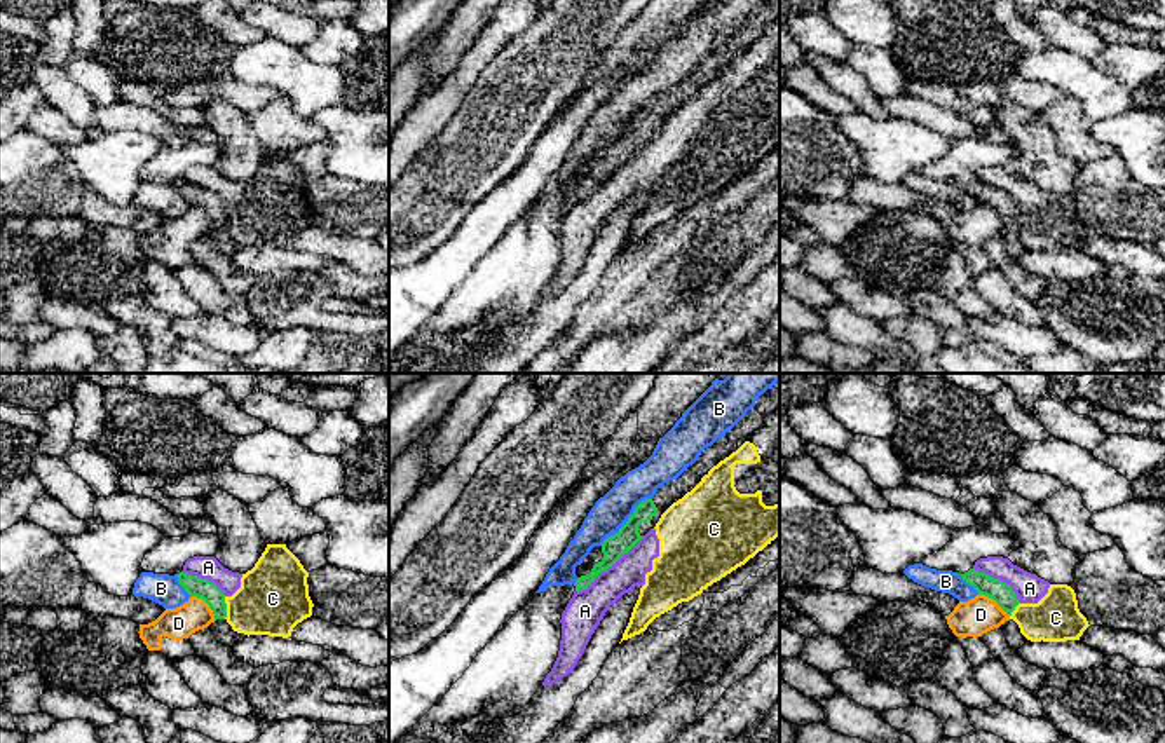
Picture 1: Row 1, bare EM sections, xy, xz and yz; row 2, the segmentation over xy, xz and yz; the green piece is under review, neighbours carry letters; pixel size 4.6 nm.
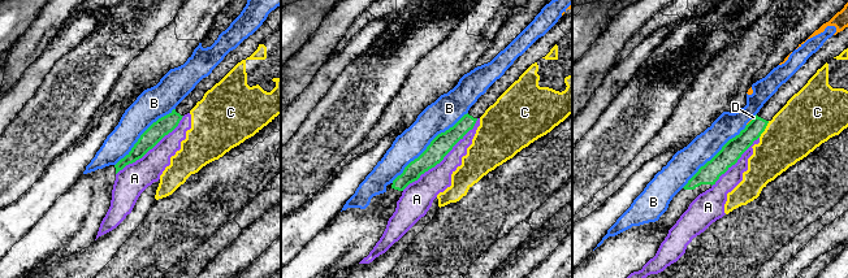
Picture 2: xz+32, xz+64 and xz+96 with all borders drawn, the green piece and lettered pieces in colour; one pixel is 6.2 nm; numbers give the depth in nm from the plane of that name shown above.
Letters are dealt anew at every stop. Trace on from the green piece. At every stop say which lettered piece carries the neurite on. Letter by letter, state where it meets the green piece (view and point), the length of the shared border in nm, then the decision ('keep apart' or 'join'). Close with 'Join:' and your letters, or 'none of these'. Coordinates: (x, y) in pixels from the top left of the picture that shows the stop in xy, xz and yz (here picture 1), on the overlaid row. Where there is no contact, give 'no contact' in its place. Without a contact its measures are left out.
A: meets green in xz at (607, 567); contact 420 nm long; keep apart
B: meets green in xz at (628, 520); contact 320 nm long; keep apart
C: meets green in xy at (225, 607); contact 100 nm long; keep apart
D: meets green in xy at (206, 602); contact 170 nm long; keep apart
Join: none of these

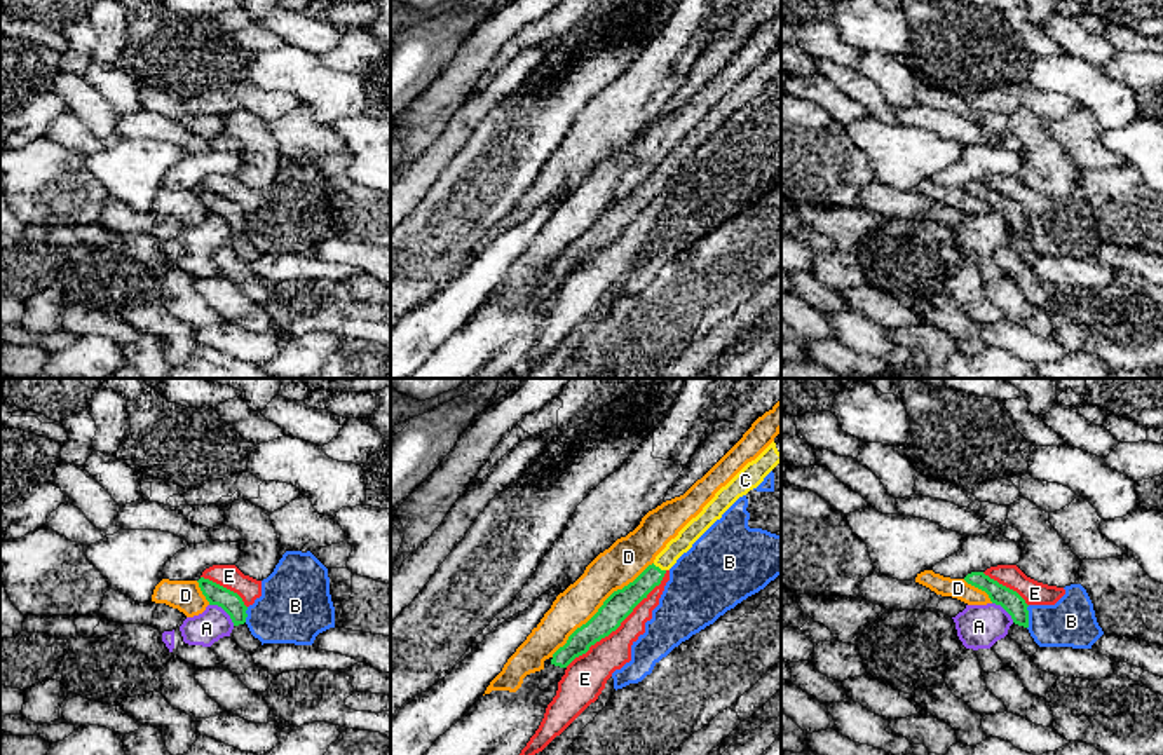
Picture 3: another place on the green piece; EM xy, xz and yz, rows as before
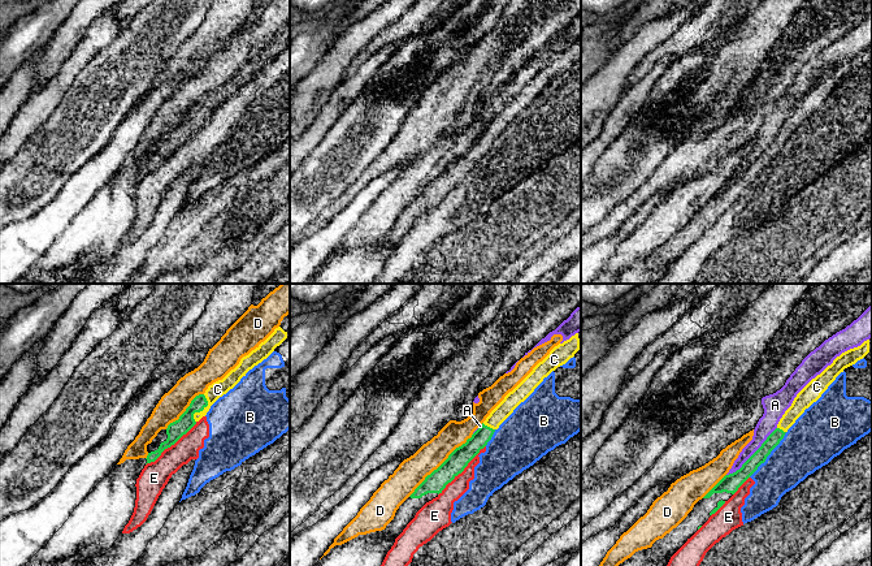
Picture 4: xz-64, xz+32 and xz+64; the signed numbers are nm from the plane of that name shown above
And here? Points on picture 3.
A: meets green in xy at (224, 609); contact 160 nm long; keep apart
B: meets green in yz at (1027, 618); contact 110 nm long; keep apart
C: meets green in xz at (658, 567); contact 70 nm long; join
D: meets green in xz at (602, 605); contact 650 nm long; keep apart
E: meets green in xz at (619, 625); contact 650 nm long; keep apart
Join: C

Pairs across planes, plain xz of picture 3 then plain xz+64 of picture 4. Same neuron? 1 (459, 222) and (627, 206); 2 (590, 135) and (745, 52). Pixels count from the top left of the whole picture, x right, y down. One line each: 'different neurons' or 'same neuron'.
1: different neurons
2: different neurons

